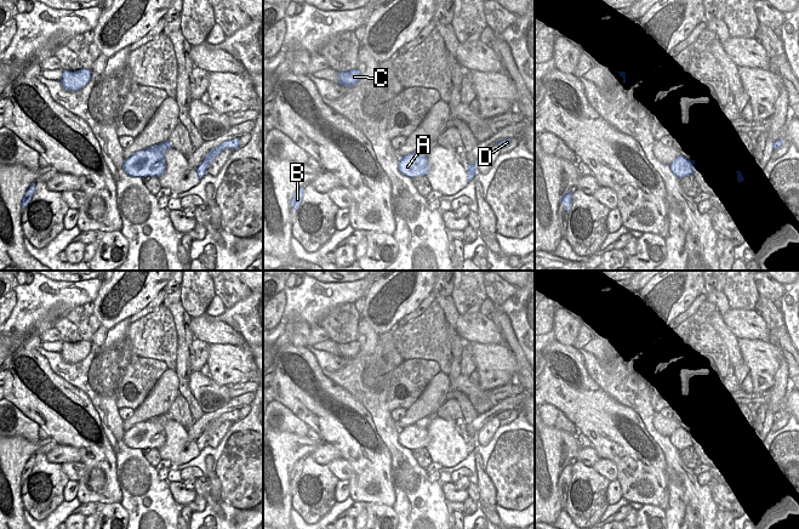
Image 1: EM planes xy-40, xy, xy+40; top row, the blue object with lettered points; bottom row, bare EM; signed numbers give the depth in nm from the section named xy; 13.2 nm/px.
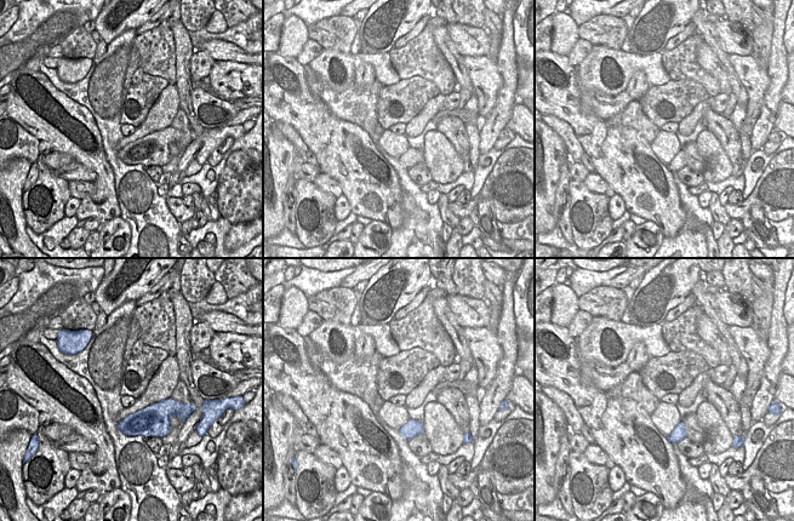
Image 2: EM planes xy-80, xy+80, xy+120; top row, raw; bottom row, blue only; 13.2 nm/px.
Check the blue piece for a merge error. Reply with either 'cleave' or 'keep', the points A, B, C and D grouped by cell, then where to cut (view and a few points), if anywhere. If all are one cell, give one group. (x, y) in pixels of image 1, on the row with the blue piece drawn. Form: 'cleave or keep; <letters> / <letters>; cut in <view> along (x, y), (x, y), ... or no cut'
keep; A B C D; no cut

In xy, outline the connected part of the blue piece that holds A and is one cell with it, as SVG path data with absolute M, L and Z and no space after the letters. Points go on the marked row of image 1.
M410 153L399 159L398 170L401 175L410 178L427 176L429 171L428 159L427 157Z

